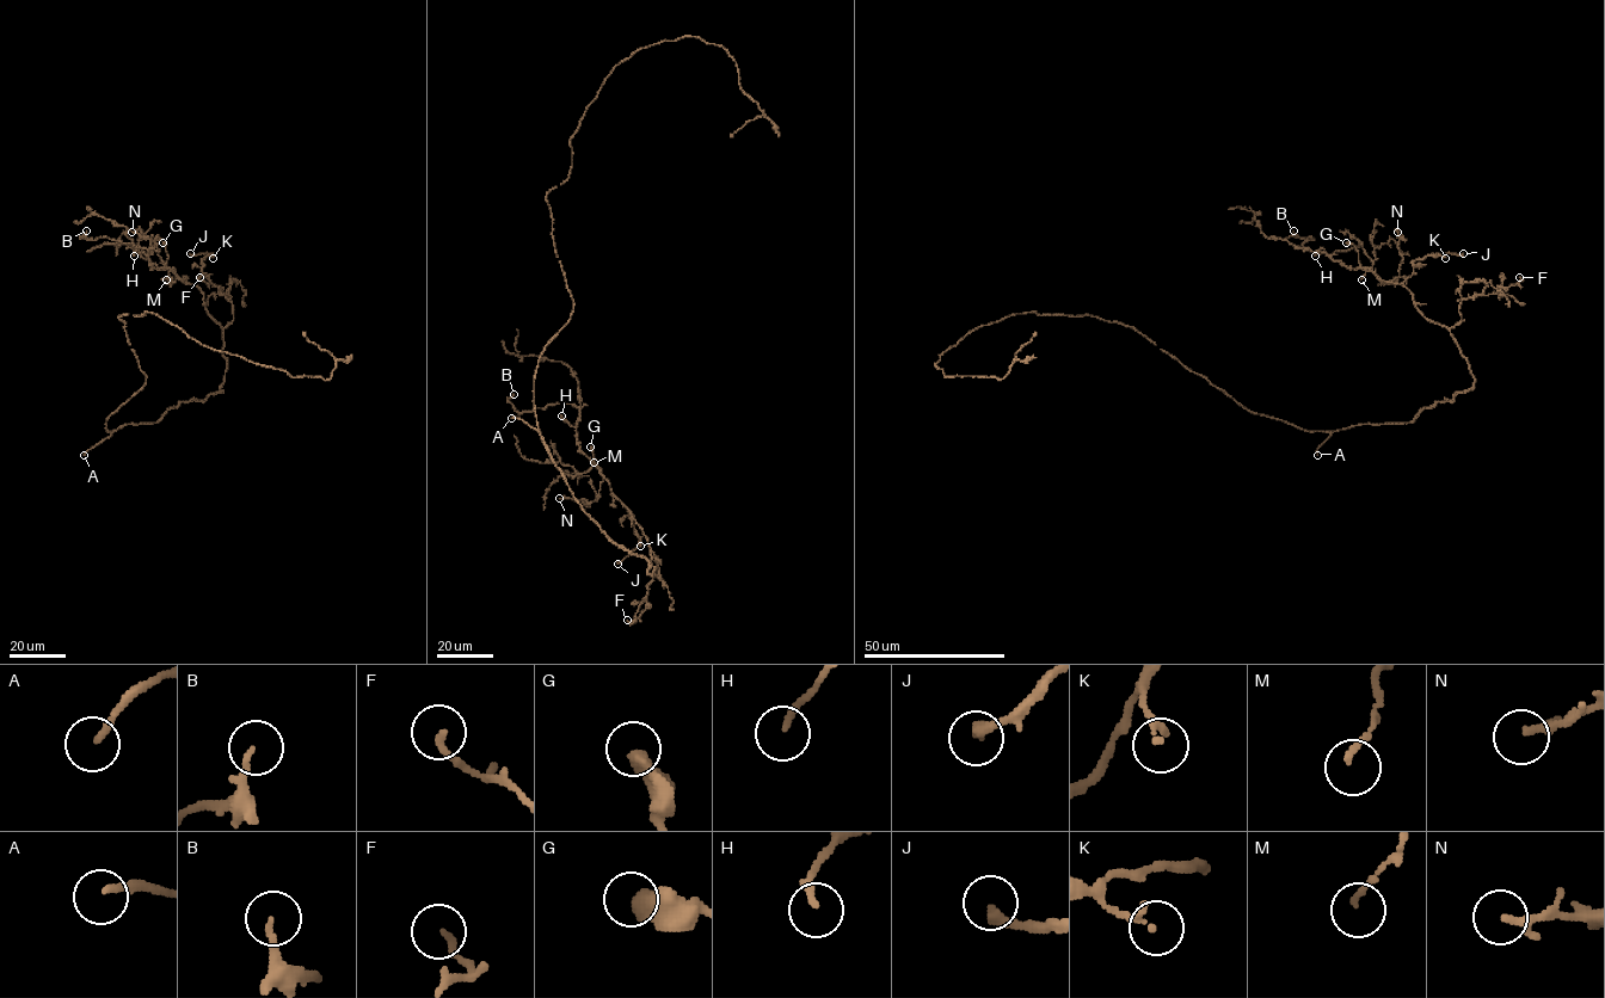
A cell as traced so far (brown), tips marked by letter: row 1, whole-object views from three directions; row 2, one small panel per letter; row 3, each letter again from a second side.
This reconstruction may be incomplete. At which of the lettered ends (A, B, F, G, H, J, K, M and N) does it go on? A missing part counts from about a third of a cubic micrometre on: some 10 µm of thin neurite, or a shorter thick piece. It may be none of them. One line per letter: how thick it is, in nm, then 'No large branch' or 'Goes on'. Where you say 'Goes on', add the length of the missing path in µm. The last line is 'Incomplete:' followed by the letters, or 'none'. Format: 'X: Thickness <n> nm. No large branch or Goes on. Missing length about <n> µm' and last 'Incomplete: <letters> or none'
A: Thickness 160 nm. Goes on. Missing length about 35 µm
B: Thickness 140 nm. No large branch
F: Thickness 170 nm. No large branch
G: Thickness 500 nm. No large branch
H: Thickness 170 nm. No large branch
J: Thickness 280 nm. Goes on. Missing length about 25 µm
K: Thickness 220 nm. No large branch
M: Thickness 150 nm. No large branch
N: Thickness 170 nm. No large branch
Incomplete: A, J

